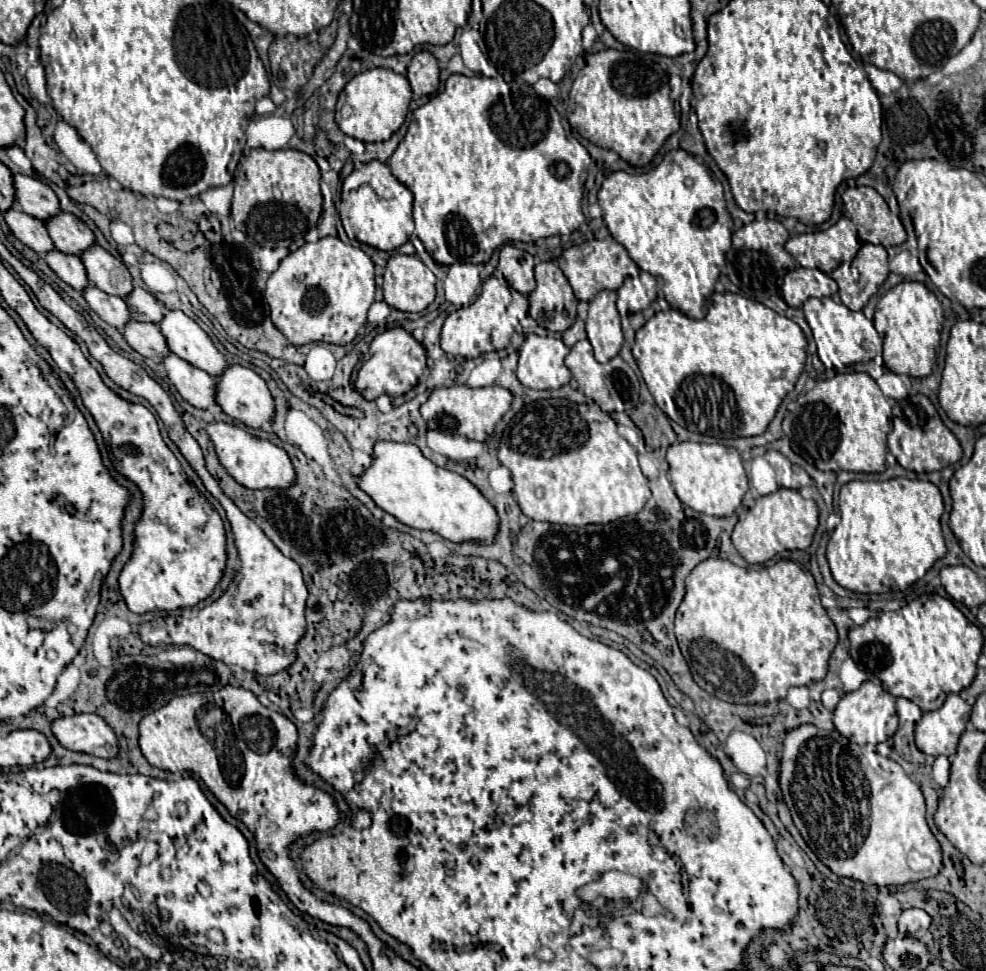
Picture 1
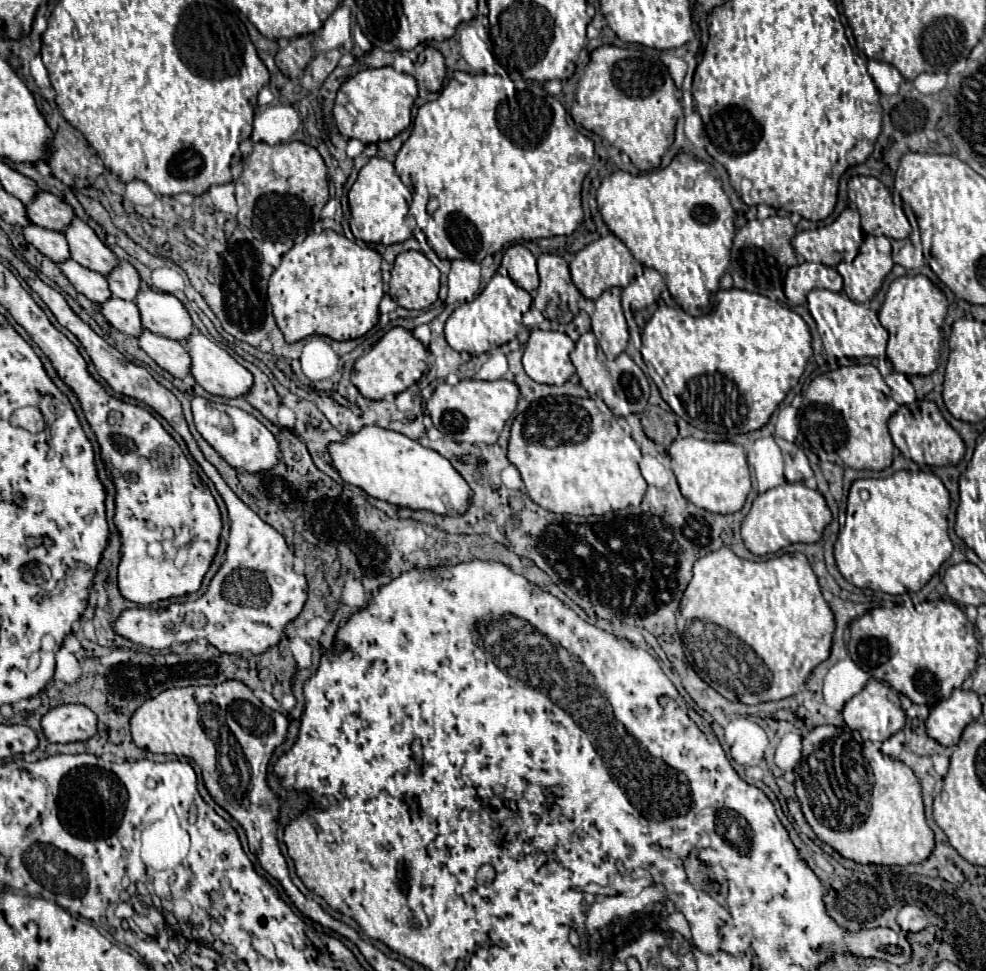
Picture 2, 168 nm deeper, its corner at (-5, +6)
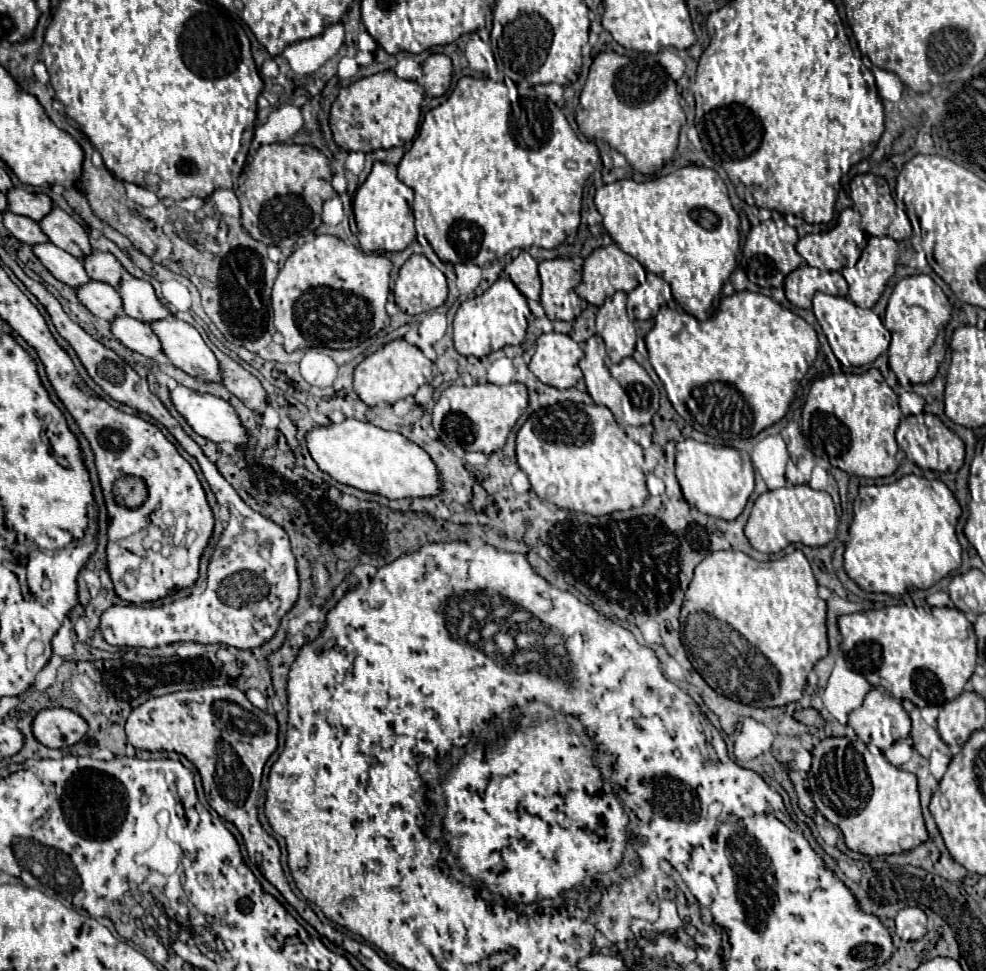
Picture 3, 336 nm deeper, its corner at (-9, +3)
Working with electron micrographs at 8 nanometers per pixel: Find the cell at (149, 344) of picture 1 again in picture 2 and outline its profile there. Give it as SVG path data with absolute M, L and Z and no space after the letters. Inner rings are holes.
M112 297L110 301L102 303L100 307L102 307L102 315L108 319L108 323L112 327L116 327L120 333L124 333L128 337L140 337L140 333L144 331L140 311L134 303Z

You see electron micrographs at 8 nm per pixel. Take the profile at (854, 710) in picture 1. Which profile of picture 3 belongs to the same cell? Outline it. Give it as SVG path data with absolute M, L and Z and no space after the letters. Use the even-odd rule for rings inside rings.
M872 688L864 704L850 712L848 724L866 744L874 744L882 752L910 736L910 716L902 708L902 702L878 688Z

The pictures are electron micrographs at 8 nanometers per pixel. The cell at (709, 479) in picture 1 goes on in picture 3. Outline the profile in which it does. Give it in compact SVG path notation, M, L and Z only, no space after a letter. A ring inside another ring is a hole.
M682 440L676 444L676 478L688 504L696 506L702 514L722 520L734 520L754 492L752 466L748 460L742 460L738 450L696 440Z

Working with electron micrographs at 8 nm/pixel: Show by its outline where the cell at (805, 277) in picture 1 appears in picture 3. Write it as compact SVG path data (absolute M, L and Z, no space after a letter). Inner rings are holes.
M800 266L786 276L786 298L798 308L812 308L816 292L846 296L848 284L840 272L818 270L812 266Z

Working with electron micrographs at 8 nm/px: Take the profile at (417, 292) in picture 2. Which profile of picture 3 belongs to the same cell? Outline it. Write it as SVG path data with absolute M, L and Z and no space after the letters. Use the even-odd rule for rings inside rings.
M412 254L398 272L394 298L402 312L422 314L444 304L446 276L422 254Z

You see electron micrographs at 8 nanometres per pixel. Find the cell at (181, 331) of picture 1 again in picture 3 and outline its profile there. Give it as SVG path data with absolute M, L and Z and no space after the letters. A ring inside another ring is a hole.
M122 272L116 292L122 298L124 314L130 318L136 318L140 322L150 322L150 320L162 320L170 316L166 306L156 298L150 282L134 278L128 272Z

